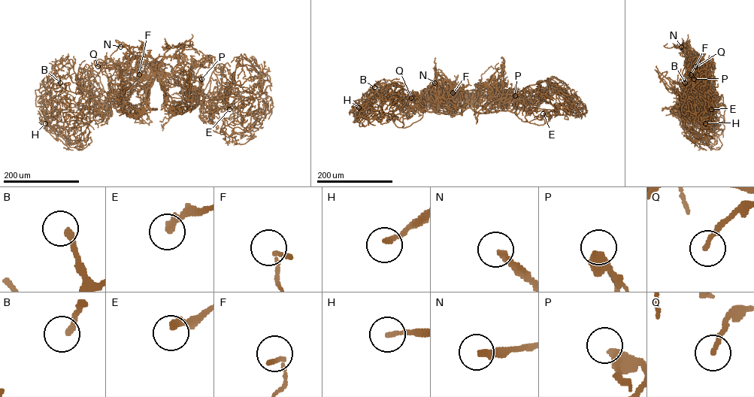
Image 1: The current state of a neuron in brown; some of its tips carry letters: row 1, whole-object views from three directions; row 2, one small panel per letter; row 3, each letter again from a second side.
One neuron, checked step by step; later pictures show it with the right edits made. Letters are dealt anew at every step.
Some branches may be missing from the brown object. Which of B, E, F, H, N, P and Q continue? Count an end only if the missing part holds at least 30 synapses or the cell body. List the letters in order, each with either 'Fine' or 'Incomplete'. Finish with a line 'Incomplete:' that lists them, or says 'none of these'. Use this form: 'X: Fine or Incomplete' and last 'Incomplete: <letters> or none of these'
B: Incomplete
E: Fine
F: Fine
H: Fine
N: Incomplete
P: Incomplete
Q: Fine
Incomplete: B, N, P

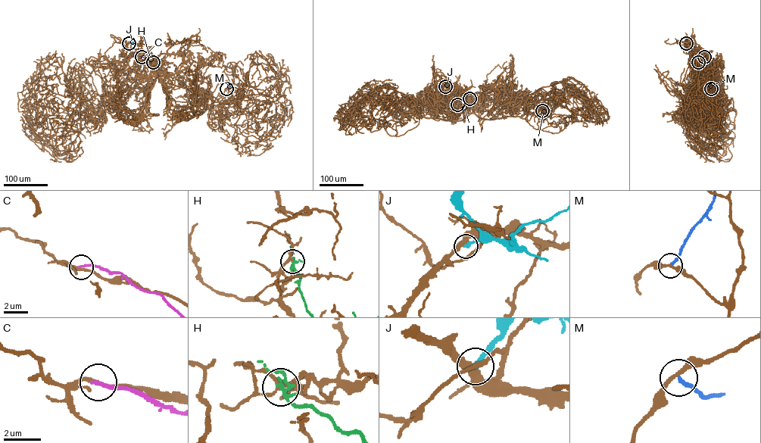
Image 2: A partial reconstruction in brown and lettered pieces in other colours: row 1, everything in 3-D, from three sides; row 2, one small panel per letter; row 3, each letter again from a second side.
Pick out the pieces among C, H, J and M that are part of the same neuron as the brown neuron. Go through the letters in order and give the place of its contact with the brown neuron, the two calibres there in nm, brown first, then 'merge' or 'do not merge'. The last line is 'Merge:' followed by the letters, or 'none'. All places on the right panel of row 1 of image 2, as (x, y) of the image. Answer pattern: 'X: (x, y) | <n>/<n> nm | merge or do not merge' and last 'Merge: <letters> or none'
C: (704, 57) | 200/200 nm | do not merge
H: (698, 62) | 190/190 nm | do not merge
J: (686, 43) | 360/240 nm | do not merge
M: (711, 88) | 240/220 nm | do not merge
Merge: none

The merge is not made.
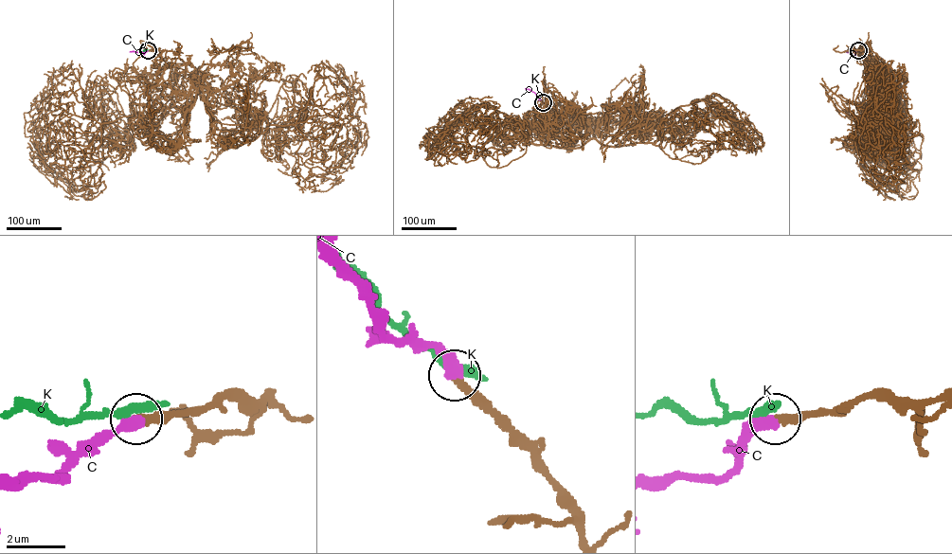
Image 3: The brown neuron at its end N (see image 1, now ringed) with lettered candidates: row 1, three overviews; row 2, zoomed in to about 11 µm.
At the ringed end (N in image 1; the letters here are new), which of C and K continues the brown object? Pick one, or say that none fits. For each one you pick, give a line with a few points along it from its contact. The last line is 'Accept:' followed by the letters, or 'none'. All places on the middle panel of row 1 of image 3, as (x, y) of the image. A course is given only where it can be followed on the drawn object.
C: Its course: (544, 102), (525, 88)
Accept: C

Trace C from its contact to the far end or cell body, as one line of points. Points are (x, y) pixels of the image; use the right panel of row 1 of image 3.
C: (858, 50), (844, 52)

